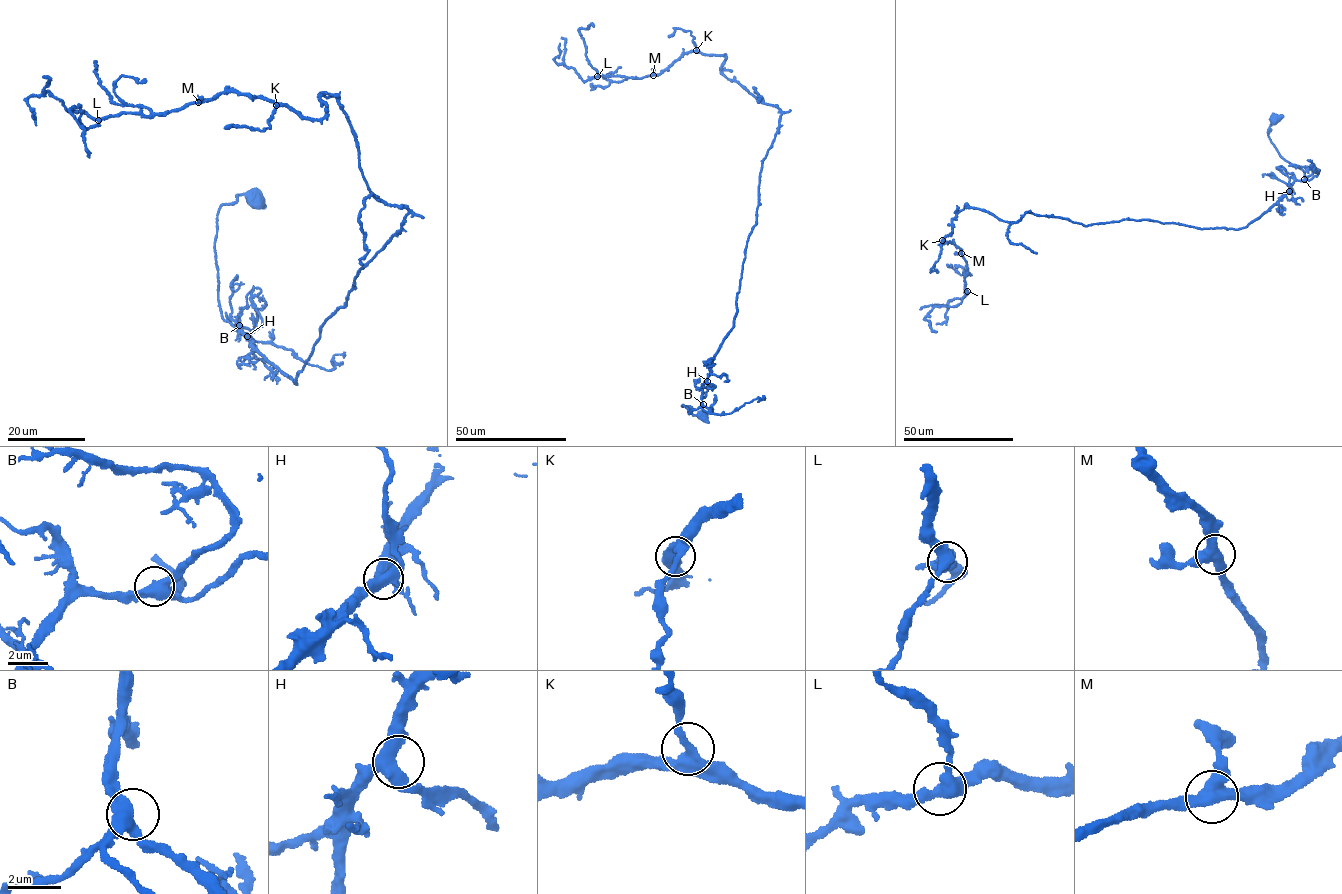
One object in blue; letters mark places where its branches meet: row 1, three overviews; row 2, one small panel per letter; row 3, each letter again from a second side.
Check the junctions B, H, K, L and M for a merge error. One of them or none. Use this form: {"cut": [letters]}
{"cut": []}

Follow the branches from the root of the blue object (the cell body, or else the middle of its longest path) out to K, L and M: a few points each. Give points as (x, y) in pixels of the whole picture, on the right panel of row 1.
K: (1276, 120), (1270, 141), (1307, 179), (1245, 227), (1083, 225), (1028, 212), (1012, 223), (966, 205), (942, 240)
L: (1276, 120), (1270, 141), (1307, 179), (1245, 227), (1012, 223), (966, 205), (942, 242), (960, 249), (967, 291)
M: (1276, 120), (1270, 141), (1307, 179), (1245, 227), (1012, 223), (966, 205), (942, 242), (961, 253)

